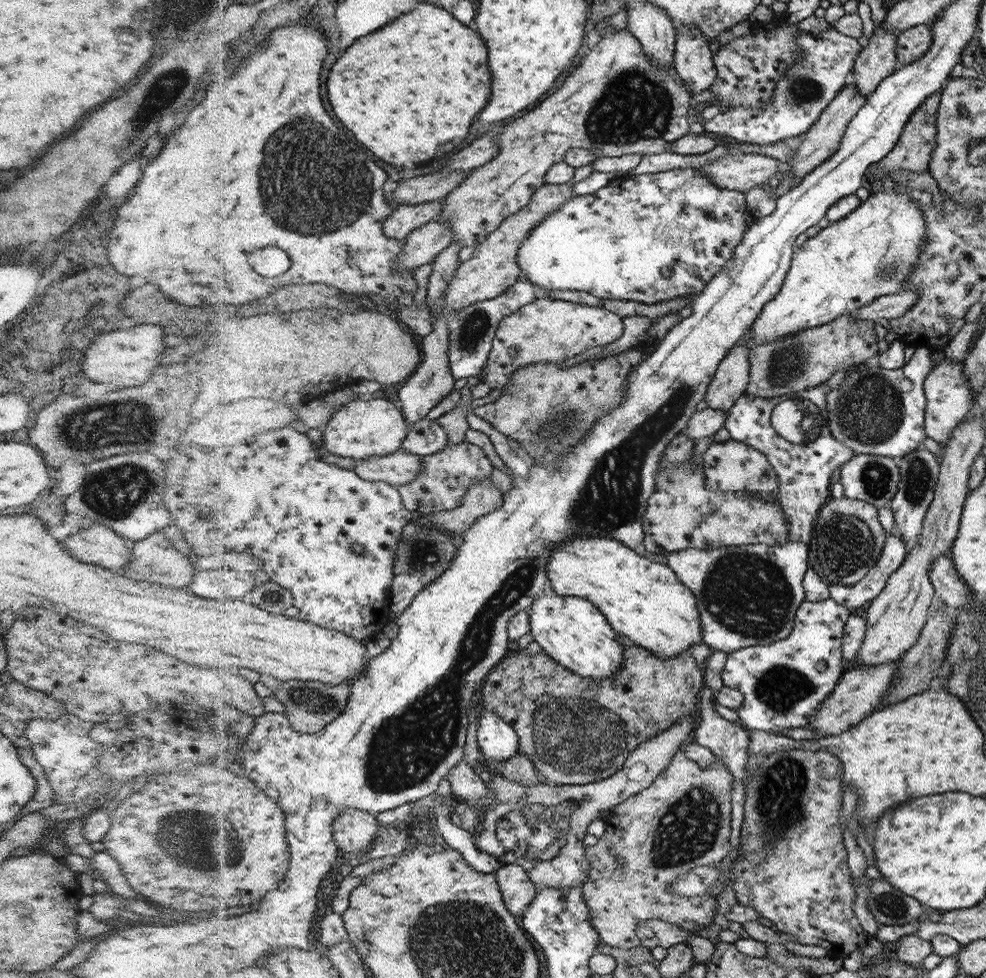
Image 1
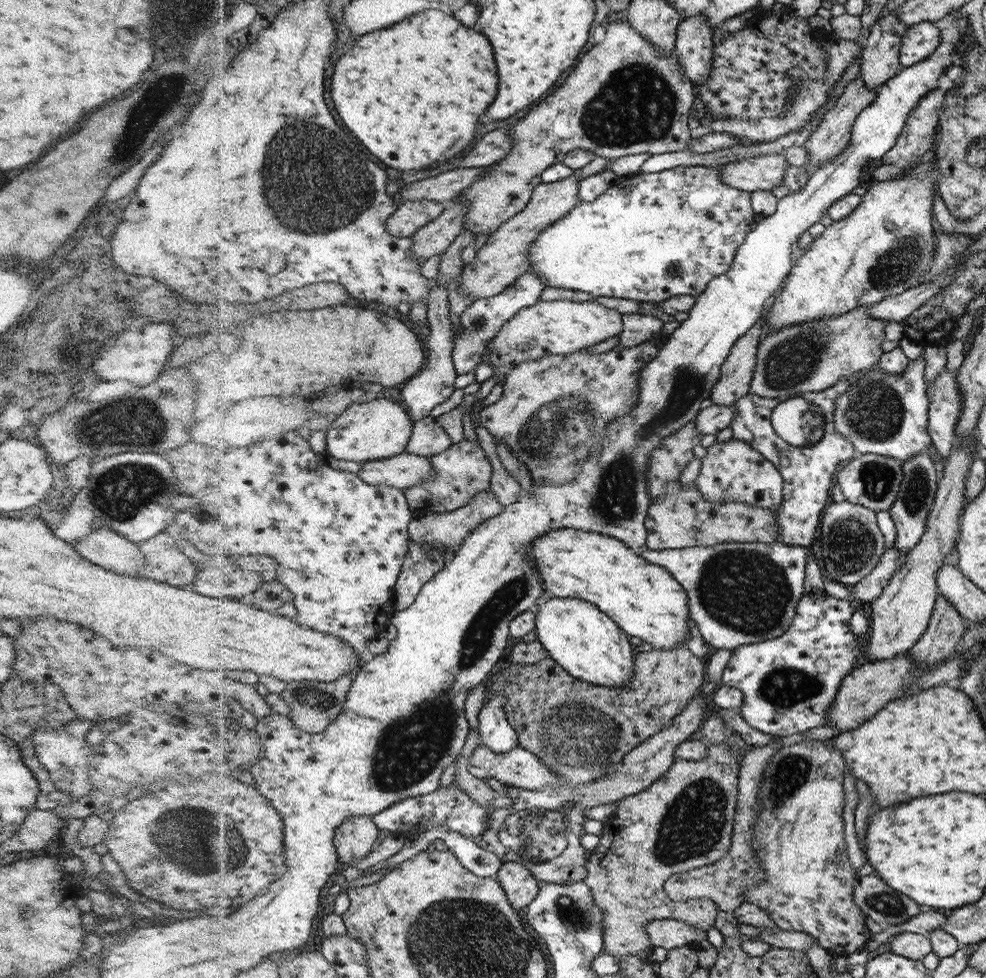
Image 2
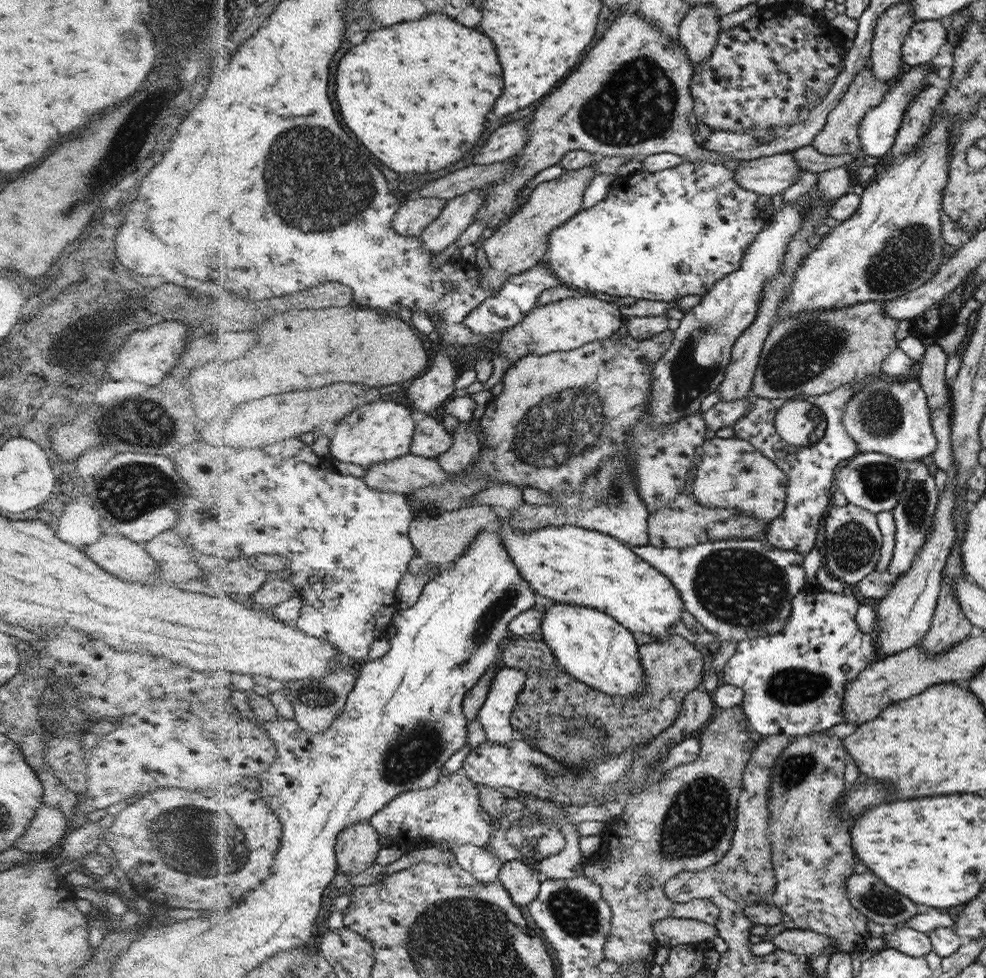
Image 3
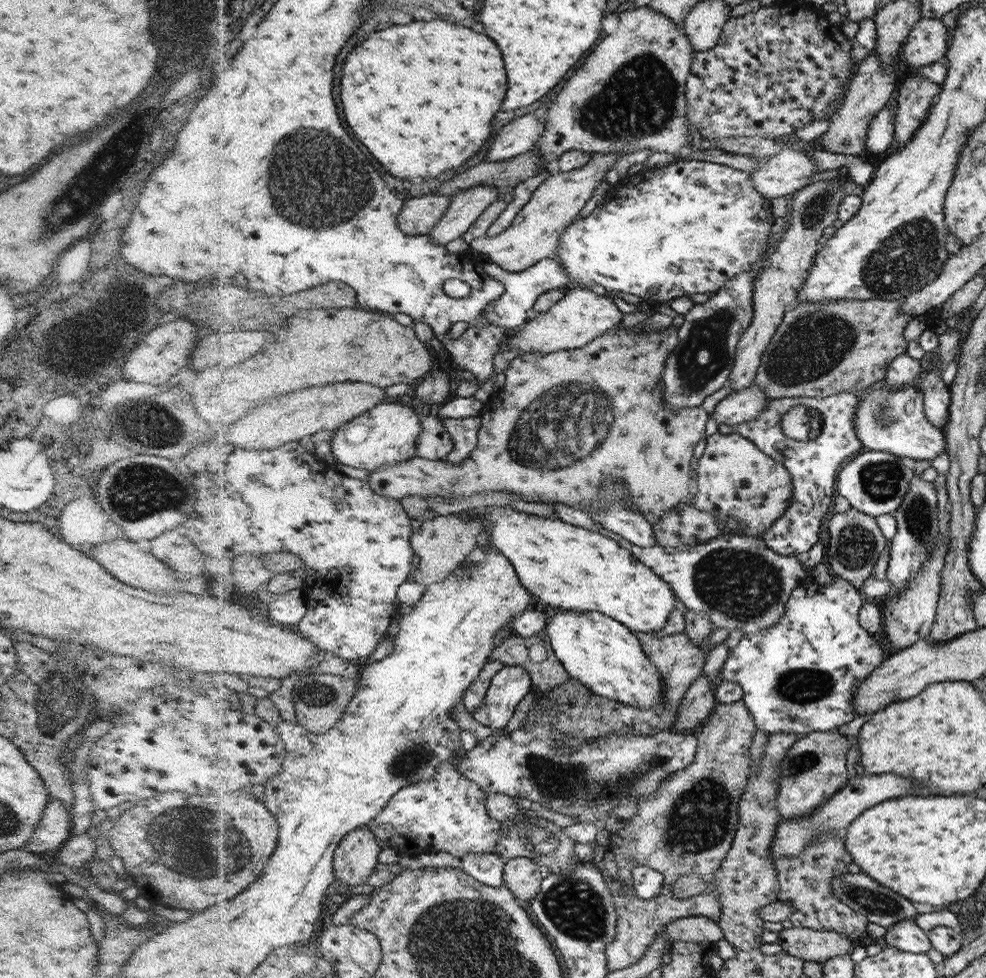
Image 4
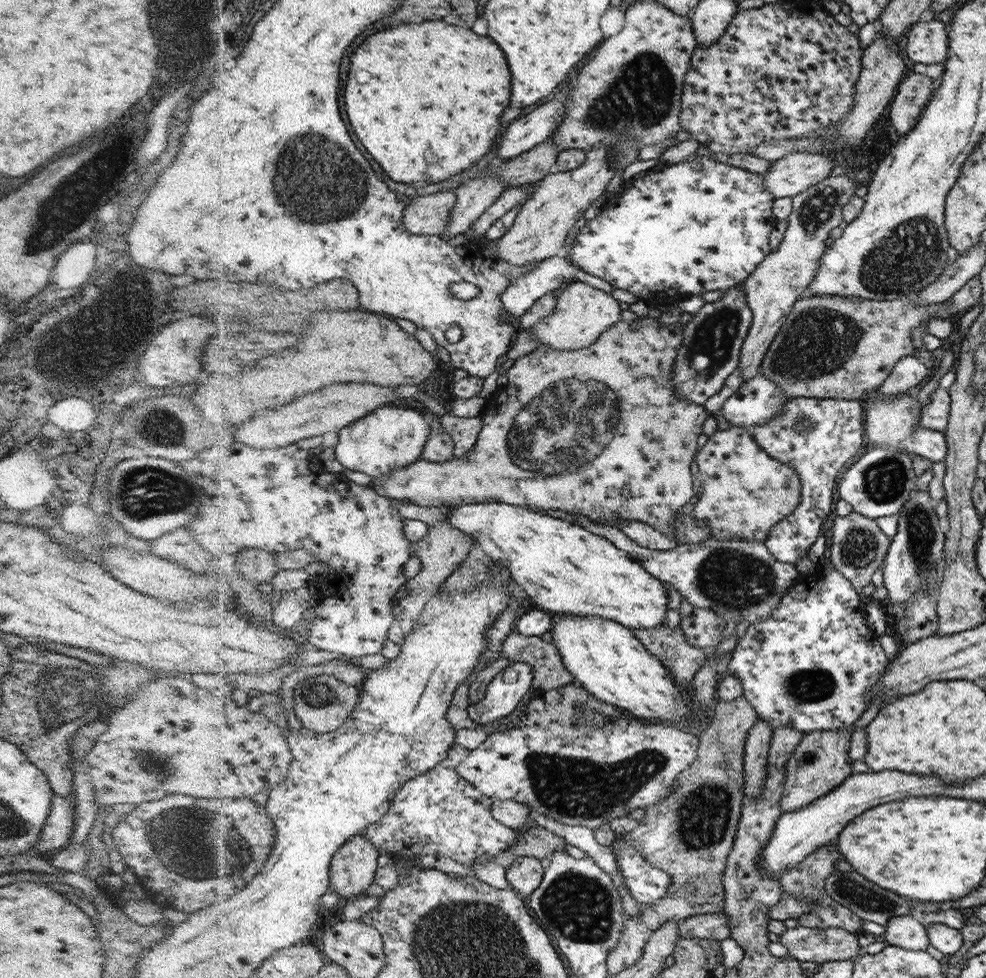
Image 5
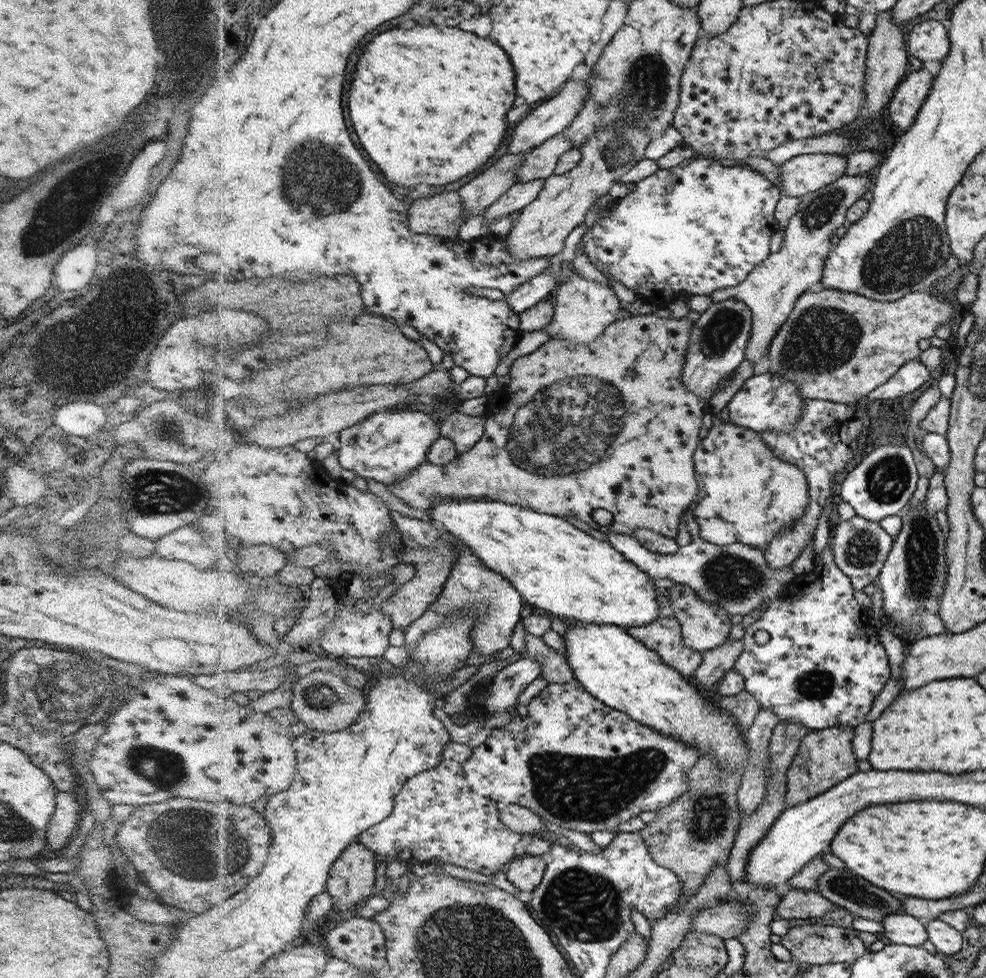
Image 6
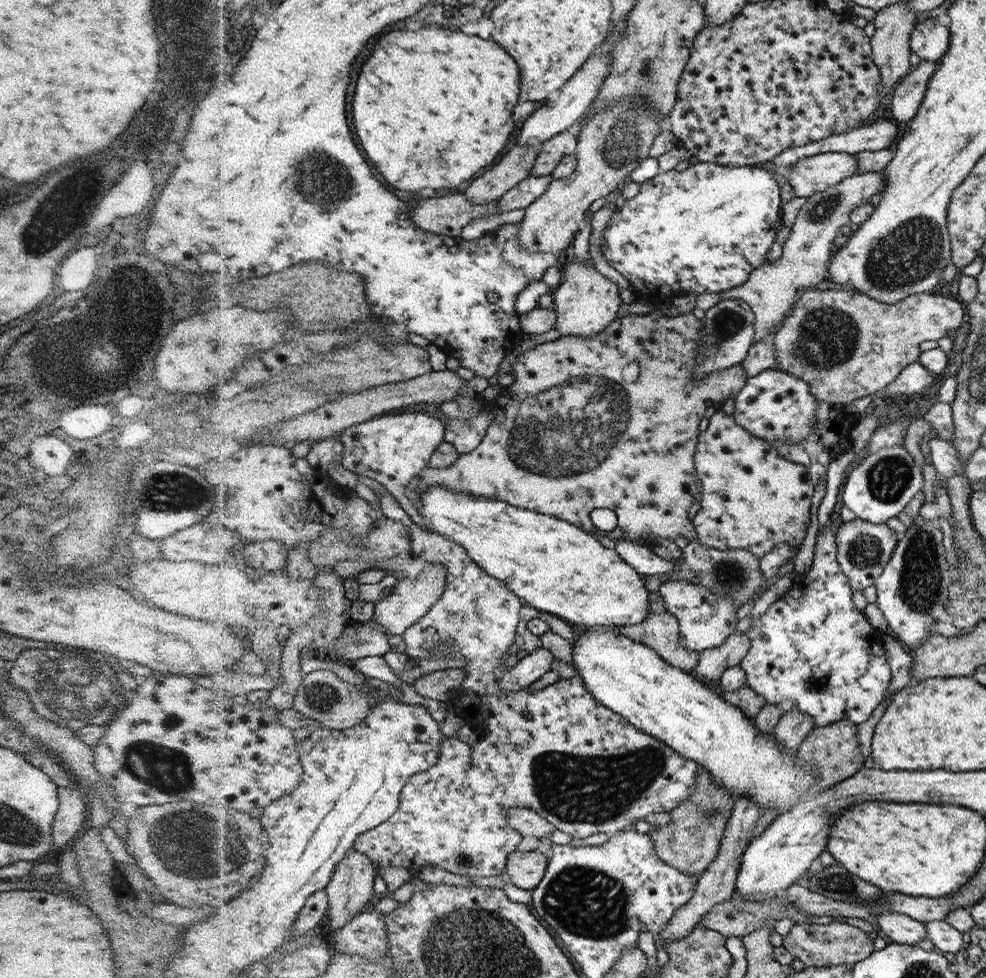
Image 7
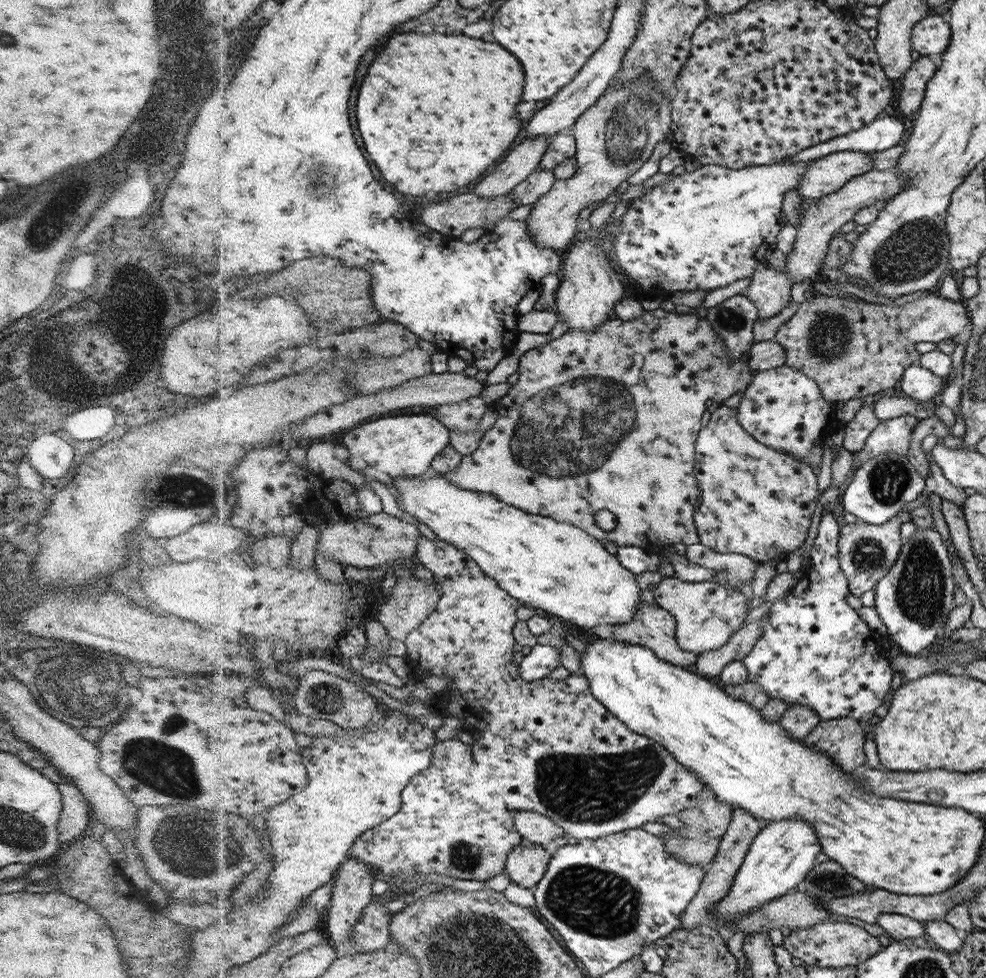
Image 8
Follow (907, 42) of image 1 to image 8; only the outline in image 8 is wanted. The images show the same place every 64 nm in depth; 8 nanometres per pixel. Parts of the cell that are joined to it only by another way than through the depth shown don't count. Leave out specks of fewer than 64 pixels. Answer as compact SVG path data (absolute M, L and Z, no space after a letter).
M933 14L920 20L912 31L912 46L921 56L943 54L951 44L951 25L940 15Z

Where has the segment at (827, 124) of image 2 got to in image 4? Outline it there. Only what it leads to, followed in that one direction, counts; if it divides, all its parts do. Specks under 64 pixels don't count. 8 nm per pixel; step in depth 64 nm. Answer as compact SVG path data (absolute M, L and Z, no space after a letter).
M876 50L862 60L854 80L848 86L846 98L828 119L828 129L821 135L822 151L855 155L864 150L864 136L868 134L868 123L872 122L874 115L885 108L886 104L889 104L890 98L893 98L892 92L894 92L896 72L898 71L900 71L900 62L896 62L888 68L882 68L880 60L876 56Z

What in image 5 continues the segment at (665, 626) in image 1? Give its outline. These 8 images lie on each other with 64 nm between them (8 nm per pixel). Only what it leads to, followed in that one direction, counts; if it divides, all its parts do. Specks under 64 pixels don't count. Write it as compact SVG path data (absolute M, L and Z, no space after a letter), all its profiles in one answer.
M496 501L455 506L450 508L446 519L454 523L458 529L462 529L466 535L474 537L474 542L480 544L493 563L506 565L511 572L512 581L521 592L525 596L530 596L538 608L542 608L553 617L600 616L636 630L654 628L667 620L669 590L664 588L663 582L647 572L647 569L628 552L616 547L611 540L598 533L548 514L532 512L526 507Z

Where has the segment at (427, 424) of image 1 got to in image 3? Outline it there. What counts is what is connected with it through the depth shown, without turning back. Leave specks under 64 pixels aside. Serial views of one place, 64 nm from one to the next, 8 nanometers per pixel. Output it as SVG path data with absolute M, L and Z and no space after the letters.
M428 415L418 423L412 454L436 459L455 446L455 436L442 424L439 416Z

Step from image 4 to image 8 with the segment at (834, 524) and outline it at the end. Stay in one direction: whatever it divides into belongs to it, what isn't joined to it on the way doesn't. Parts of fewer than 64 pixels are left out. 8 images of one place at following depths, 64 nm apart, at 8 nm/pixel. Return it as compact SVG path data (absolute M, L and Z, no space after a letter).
M857 520L840 529L839 564L847 574L848 585L853 596L861 597L865 592L874 590L876 583L891 570L900 556L903 542L900 538L900 524L904 520L890 520L888 524L868 524Z

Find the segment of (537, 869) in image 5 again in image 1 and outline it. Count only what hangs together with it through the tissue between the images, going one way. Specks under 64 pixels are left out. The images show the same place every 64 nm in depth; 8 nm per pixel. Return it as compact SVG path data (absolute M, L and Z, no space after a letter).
M502 864L495 875L507 910L511 916L521 916L534 902L538 890L528 878L526 870L518 864Z

